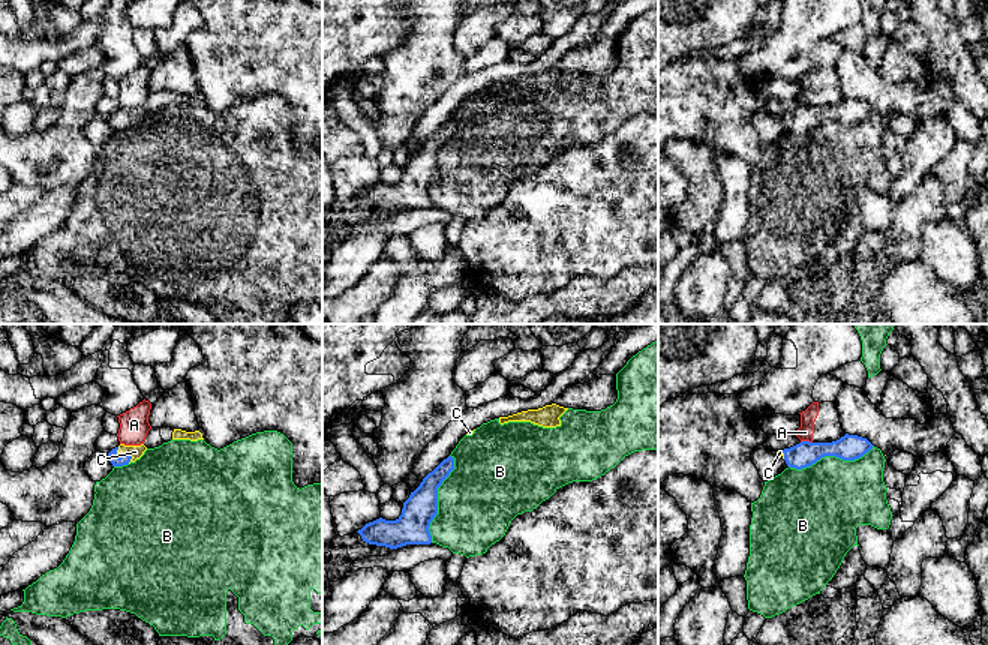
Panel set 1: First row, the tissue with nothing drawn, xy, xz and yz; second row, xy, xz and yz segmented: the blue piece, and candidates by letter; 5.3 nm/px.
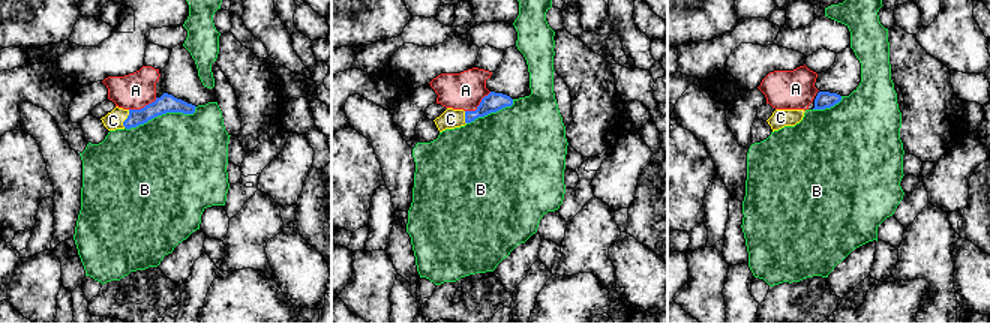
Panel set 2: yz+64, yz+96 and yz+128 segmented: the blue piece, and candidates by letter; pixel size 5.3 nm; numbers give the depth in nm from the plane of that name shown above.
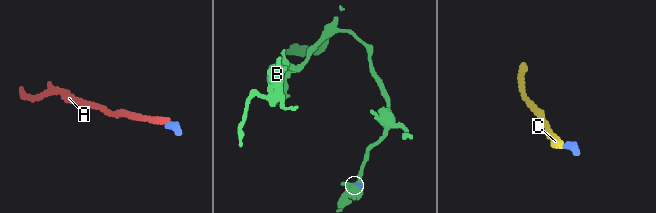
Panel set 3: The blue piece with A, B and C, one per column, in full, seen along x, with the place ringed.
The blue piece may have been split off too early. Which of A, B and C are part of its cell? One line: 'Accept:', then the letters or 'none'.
Accept: C

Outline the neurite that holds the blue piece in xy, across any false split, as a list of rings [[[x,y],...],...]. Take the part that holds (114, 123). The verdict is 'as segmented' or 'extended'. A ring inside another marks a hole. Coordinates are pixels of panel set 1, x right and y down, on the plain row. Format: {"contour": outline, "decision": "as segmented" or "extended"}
{"contour": [[[120,108],[118,111],[112,112],[108,117],[108,123],[112,128],[112,130],[123,130],[139,123],[145,114],[147,111],[144,108],[141,110]]], "decision": "extended"}

